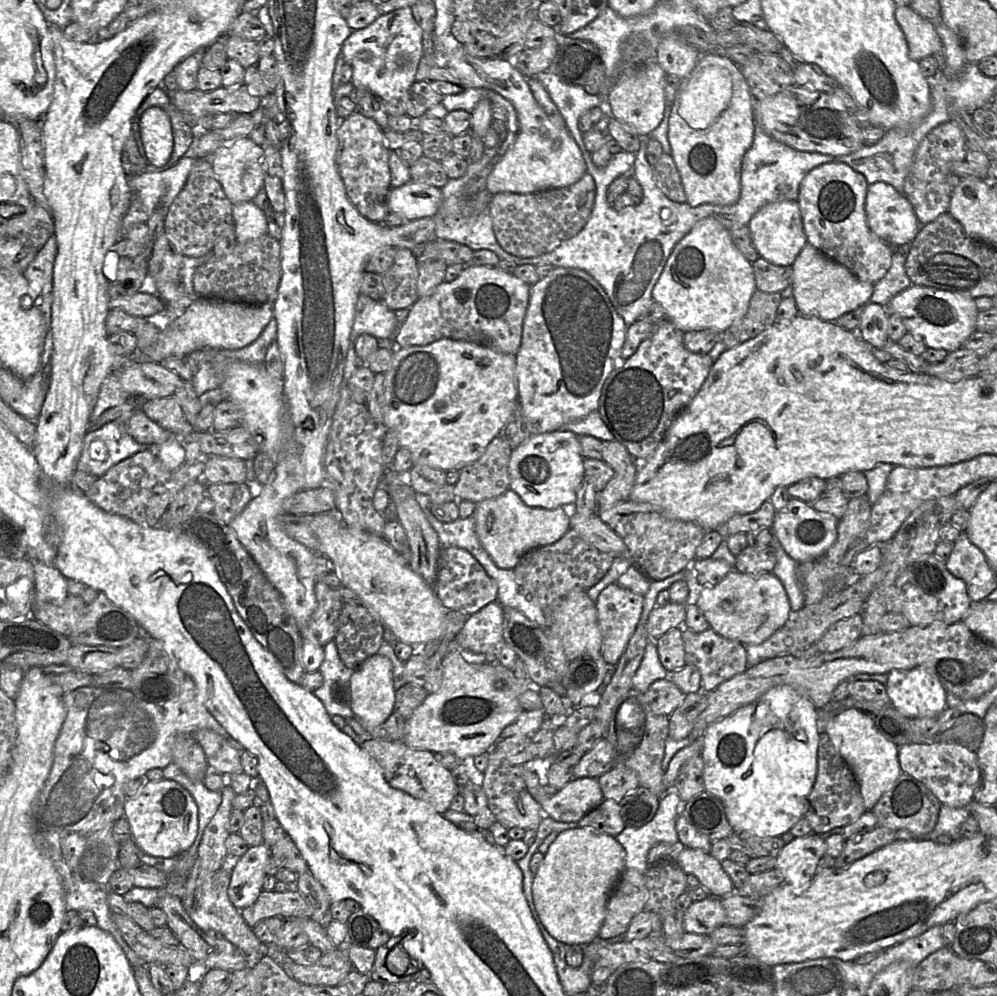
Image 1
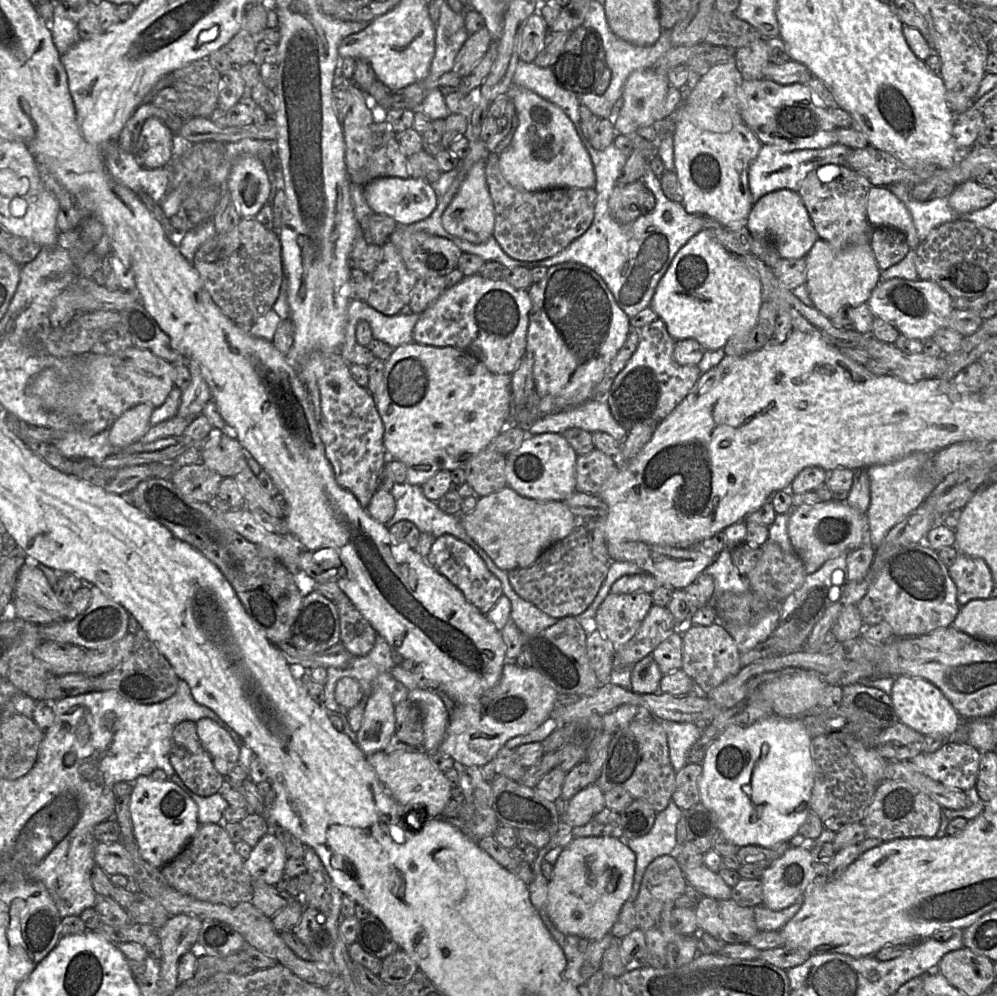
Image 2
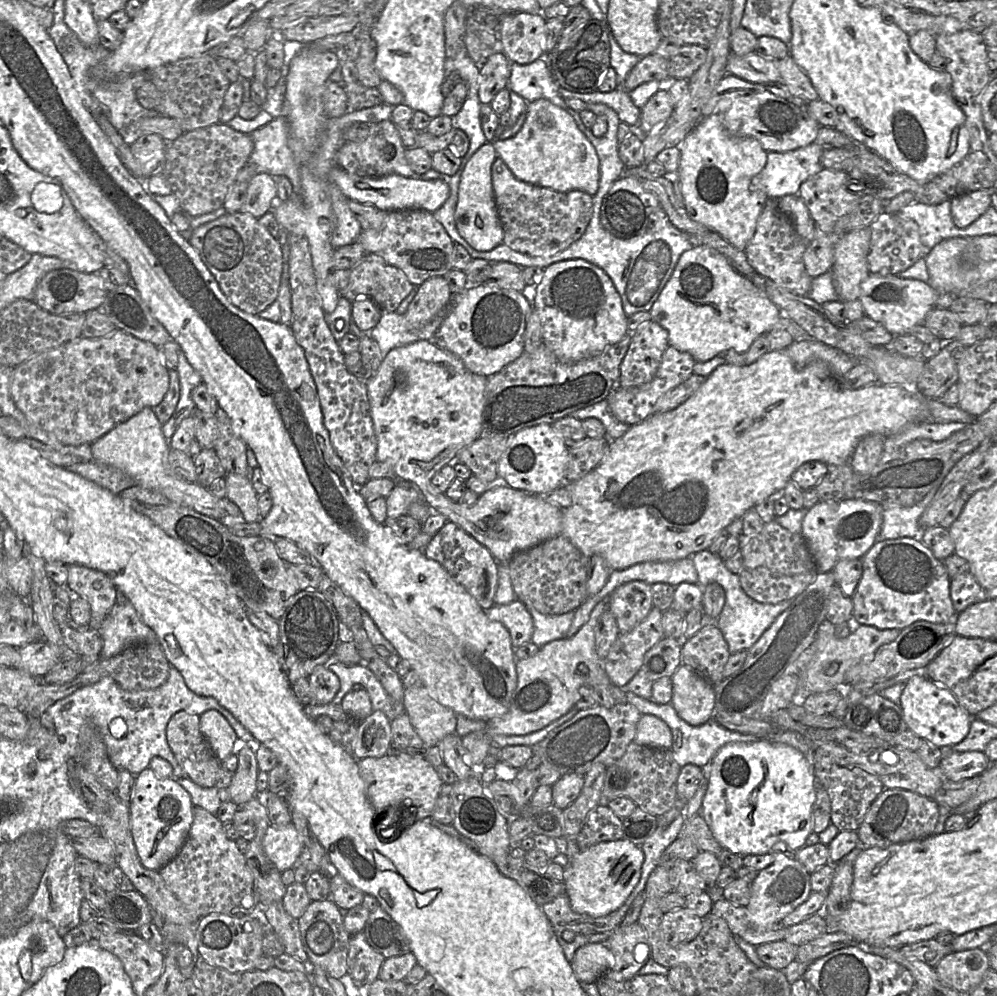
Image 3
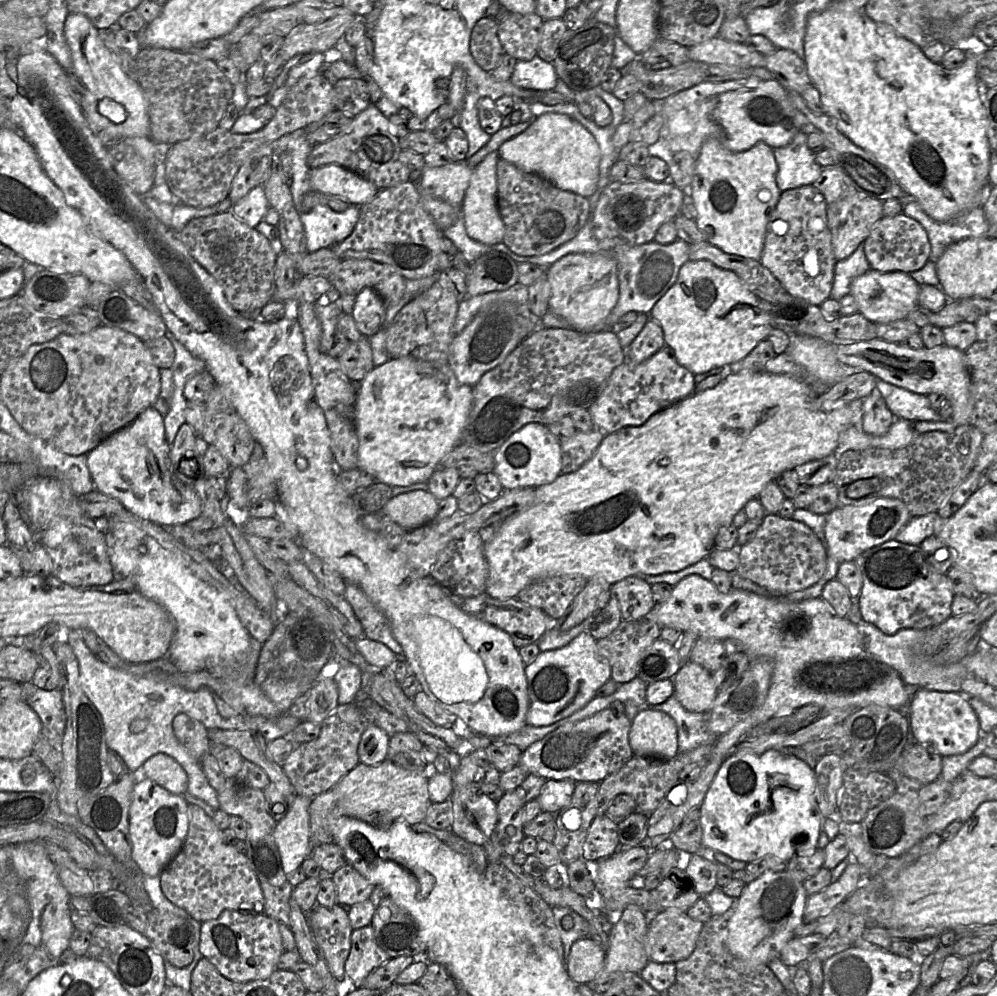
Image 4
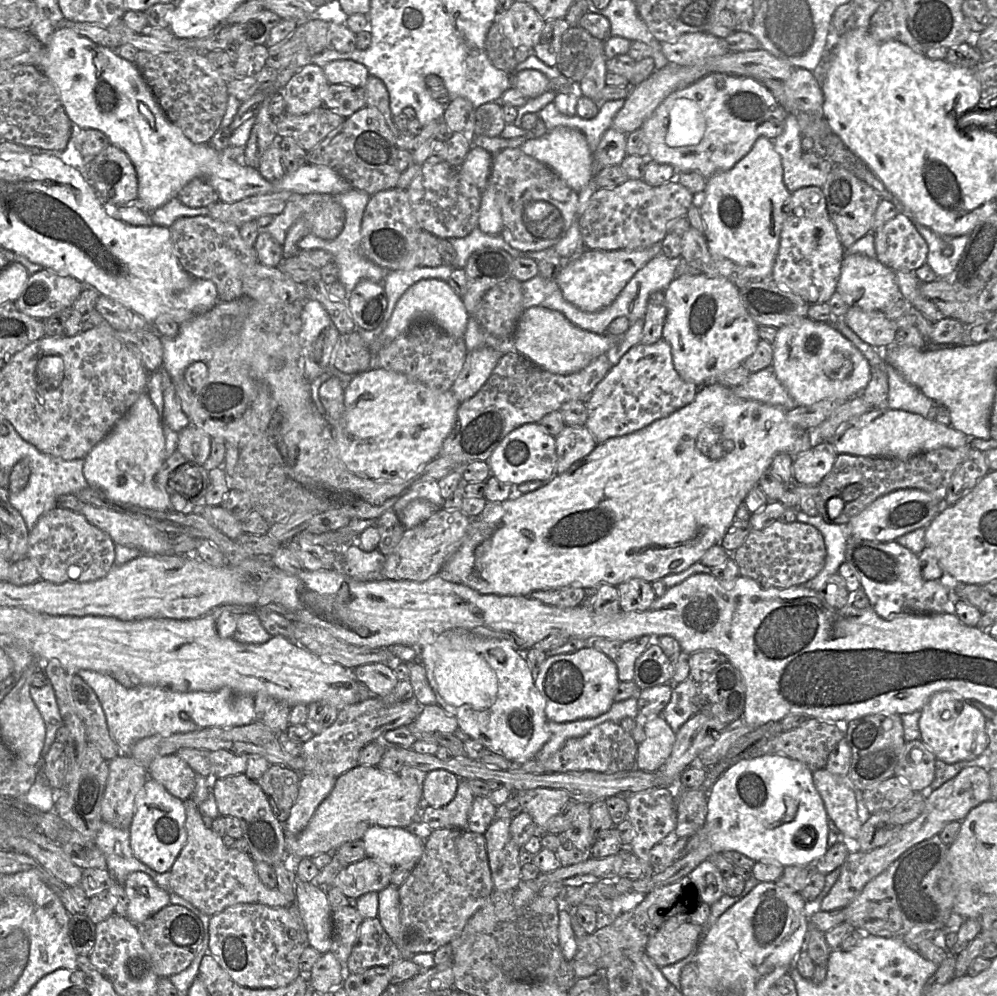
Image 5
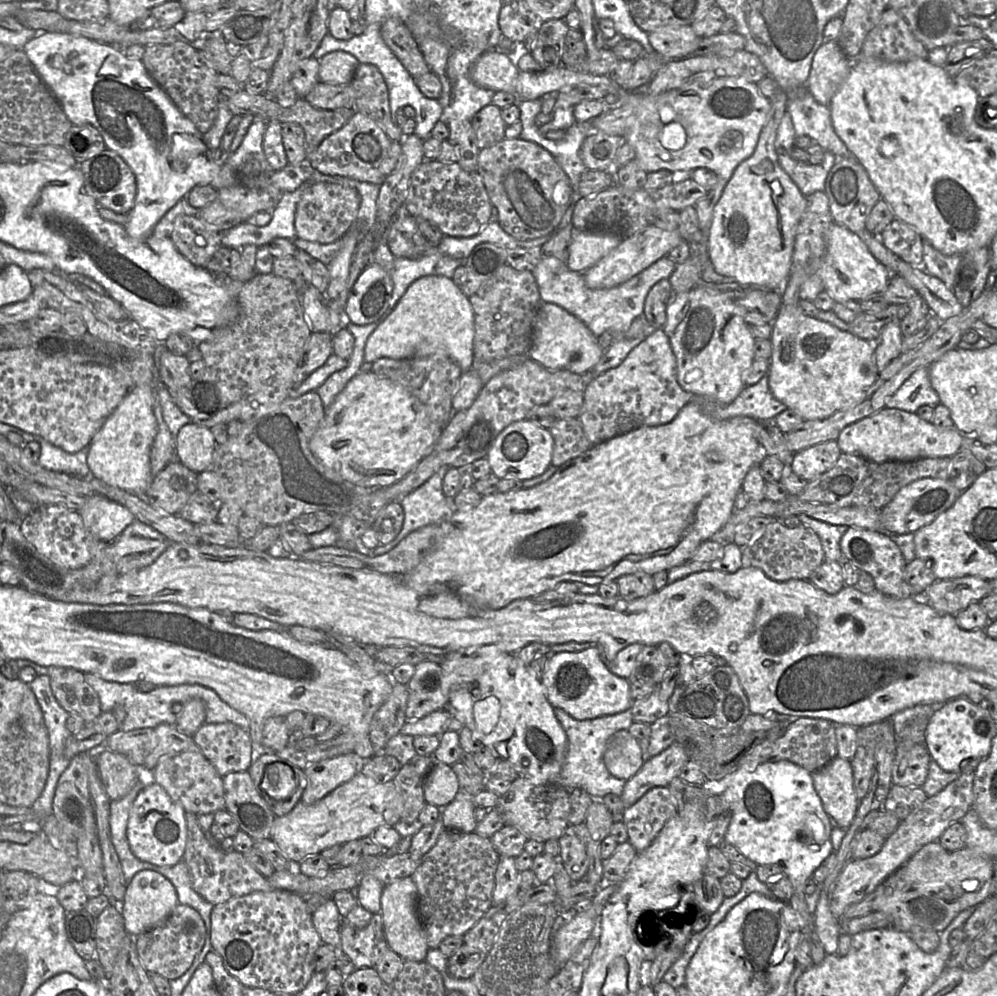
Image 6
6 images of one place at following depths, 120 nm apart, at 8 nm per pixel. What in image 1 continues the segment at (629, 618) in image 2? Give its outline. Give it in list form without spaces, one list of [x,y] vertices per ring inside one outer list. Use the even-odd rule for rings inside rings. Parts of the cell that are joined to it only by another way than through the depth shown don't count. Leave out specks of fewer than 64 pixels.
[[[617,583],[607,586],[596,601],[598,623],[602,633],[602,656],[610,665],[617,665],[636,631],[643,611],[644,597]]]

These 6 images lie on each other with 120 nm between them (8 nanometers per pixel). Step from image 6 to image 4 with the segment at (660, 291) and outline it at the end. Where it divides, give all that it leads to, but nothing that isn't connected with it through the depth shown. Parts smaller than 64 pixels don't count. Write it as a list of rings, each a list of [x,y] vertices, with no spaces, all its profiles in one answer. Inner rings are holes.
[[[649,319],[626,349],[627,362],[638,365],[660,351],[665,345],[662,327],[657,321]]]

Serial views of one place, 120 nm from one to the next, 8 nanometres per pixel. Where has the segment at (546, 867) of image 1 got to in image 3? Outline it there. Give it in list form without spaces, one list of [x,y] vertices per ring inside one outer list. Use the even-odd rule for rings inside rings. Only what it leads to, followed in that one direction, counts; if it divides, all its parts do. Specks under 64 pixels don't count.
[[[623,839],[600,842],[580,851],[565,868],[565,895],[571,908],[595,918],[616,911],[637,885],[643,862],[641,847]]]

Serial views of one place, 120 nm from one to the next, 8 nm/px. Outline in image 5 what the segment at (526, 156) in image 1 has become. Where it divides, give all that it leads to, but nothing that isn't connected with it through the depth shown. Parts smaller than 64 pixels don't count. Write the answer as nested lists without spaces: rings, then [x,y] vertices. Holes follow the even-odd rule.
[[[557,127],[544,136],[530,139],[519,147],[522,152],[548,165],[575,192],[581,192],[595,177],[594,155],[583,133],[578,130]]]

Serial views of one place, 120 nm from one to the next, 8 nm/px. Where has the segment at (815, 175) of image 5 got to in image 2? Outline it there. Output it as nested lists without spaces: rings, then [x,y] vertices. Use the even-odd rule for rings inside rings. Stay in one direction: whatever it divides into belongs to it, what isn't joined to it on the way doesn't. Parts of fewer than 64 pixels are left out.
[[[838,143],[822,149],[802,149],[790,152],[781,151],[770,145],[762,145],[748,171],[748,183],[753,202],[757,202],[770,192],[781,189],[798,192],[806,176],[822,165],[835,164],[848,167],[847,157],[850,151],[851,148]]]

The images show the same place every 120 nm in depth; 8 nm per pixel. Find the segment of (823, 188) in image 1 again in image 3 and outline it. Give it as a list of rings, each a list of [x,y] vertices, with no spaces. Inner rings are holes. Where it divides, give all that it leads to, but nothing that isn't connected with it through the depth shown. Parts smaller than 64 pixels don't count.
[[[823,168],[802,183],[798,195],[808,208],[816,228],[825,233],[833,233],[837,220],[854,211],[862,197],[867,194],[864,185],[851,179],[846,172]]]

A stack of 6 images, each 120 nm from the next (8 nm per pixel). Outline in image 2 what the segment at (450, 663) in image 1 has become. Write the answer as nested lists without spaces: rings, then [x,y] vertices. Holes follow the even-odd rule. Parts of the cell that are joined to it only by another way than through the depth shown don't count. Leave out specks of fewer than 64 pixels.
[[[507,659],[495,687],[475,702],[457,704],[451,715],[446,734],[438,751],[449,755],[454,762],[467,766],[482,766],[491,761],[507,740],[525,735],[538,728],[555,708],[558,692],[533,667],[521,668],[515,659]]]

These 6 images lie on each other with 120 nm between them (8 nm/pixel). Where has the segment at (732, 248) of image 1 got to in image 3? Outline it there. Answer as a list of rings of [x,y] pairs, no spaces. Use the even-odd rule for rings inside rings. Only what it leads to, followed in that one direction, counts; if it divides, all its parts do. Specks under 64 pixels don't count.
[[[704,245],[693,246],[682,253],[669,281],[654,302],[650,315],[652,320],[667,330],[669,344],[688,352],[696,362],[706,362],[728,350],[744,353],[759,336],[768,334],[772,329],[786,330],[796,342],[814,340],[785,310],[774,305],[763,289],[736,271],[724,255]]]

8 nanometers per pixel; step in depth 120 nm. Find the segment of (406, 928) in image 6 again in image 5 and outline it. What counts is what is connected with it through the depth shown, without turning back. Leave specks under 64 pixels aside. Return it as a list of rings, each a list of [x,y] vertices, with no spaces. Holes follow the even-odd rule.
[[[389,884],[378,892],[377,918],[395,943],[400,934],[400,899],[397,886]]]

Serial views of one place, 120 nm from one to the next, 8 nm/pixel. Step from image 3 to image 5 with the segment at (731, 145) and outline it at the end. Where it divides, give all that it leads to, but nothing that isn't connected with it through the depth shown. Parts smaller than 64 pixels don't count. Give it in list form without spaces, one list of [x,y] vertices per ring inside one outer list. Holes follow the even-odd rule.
[[[759,137],[751,150],[731,169],[707,179],[703,193],[698,197],[705,225],[704,236],[711,254],[733,261],[745,269],[751,279],[772,277],[784,205],[790,195],[783,182],[783,166],[773,140]]]

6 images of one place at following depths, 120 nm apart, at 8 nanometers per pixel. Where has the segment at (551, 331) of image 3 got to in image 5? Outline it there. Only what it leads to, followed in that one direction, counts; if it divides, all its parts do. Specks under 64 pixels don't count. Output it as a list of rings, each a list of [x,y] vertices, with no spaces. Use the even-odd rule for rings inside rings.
[[[660,243],[634,251],[585,249],[564,263],[556,282],[568,302],[583,311],[596,312],[610,305],[631,278],[660,253]]]

